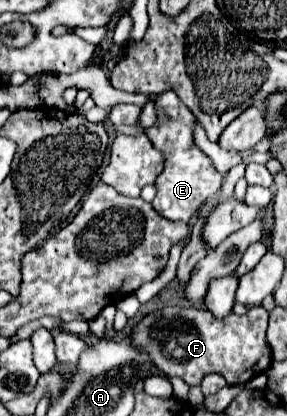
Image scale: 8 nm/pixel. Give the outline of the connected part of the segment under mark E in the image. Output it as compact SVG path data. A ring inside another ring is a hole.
M163 92L153 98L157 110L157 122L145 128L143 134L153 142L153 146L163 154L163 172L159 174L155 186L157 196L153 200L153 210L167 220L187 222L195 210L221 188L221 174L217 172L213 160L193 142L193 132L197 118L173 92Z

